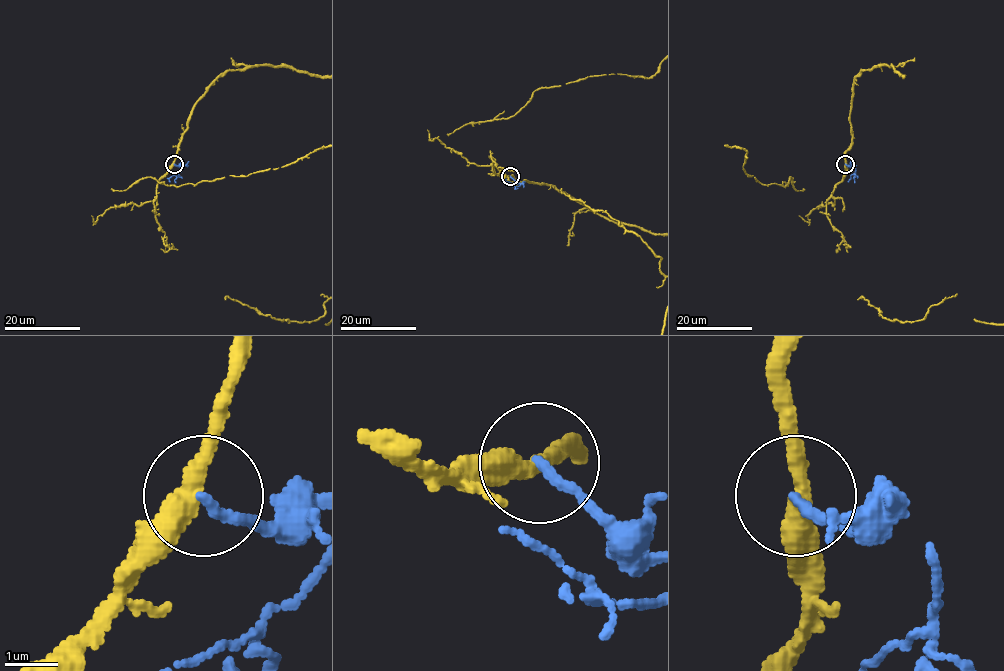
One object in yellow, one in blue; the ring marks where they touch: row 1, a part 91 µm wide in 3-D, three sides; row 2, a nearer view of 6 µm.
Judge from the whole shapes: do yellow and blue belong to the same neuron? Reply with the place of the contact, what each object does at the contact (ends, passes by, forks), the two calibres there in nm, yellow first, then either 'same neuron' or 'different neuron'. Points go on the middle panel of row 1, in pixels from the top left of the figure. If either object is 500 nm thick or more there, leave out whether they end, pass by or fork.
(510, 176) | yellow passes by | blue ends | 380/200 nm | different neuron

